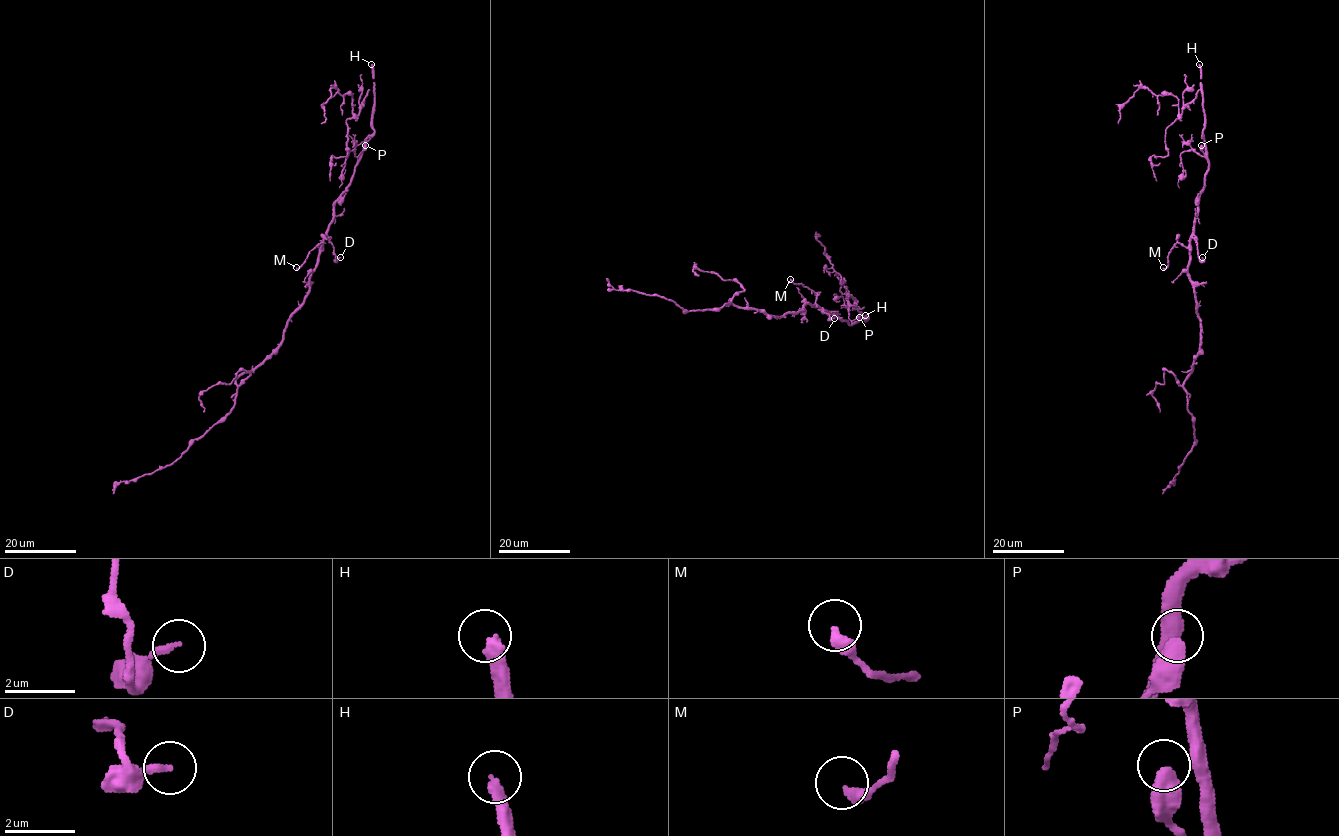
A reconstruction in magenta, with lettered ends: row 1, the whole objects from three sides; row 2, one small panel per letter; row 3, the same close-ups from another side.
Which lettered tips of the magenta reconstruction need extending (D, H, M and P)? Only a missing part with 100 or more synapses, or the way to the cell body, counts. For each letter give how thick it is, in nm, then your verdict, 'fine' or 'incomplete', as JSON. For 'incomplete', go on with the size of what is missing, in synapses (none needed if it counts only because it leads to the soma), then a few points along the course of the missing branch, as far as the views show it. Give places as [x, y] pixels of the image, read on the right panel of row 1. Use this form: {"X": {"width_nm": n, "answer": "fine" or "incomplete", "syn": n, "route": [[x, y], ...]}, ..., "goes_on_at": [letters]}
{"D": {"width_nm": 200, "answer": "fine"}, "H": {"width_nm": 360, "answer": "incomplete", "syn": 200}, "M": {"width_nm": 360, "answer": "fine"}, "P": {"width_nm": 380, "answer": "fine"}, "goes_on_at": ["H"]}

